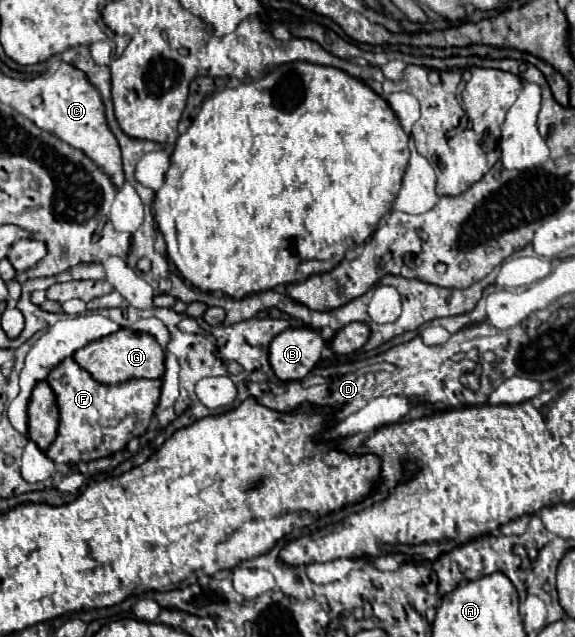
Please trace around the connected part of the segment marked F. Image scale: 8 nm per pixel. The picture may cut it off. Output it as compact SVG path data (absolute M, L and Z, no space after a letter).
M65 358L57 368L53 368L49 372L47 382L53 388L53 392L57 396L57 404L59 404L59 434L57 434L55 442L49 446L49 450L47 450L49 458L55 464L89 462L89 460L97 460L97 458L103 458L103 456L111 456L111 454L119 452L121 448L125 448L131 438L137 438L147 430L149 420L151 420L151 416L155 412L155 406L159 402L161 384L163 384L159 378L157 380L131 378L127 382L107 386L107 384L97 382L73 358Z

